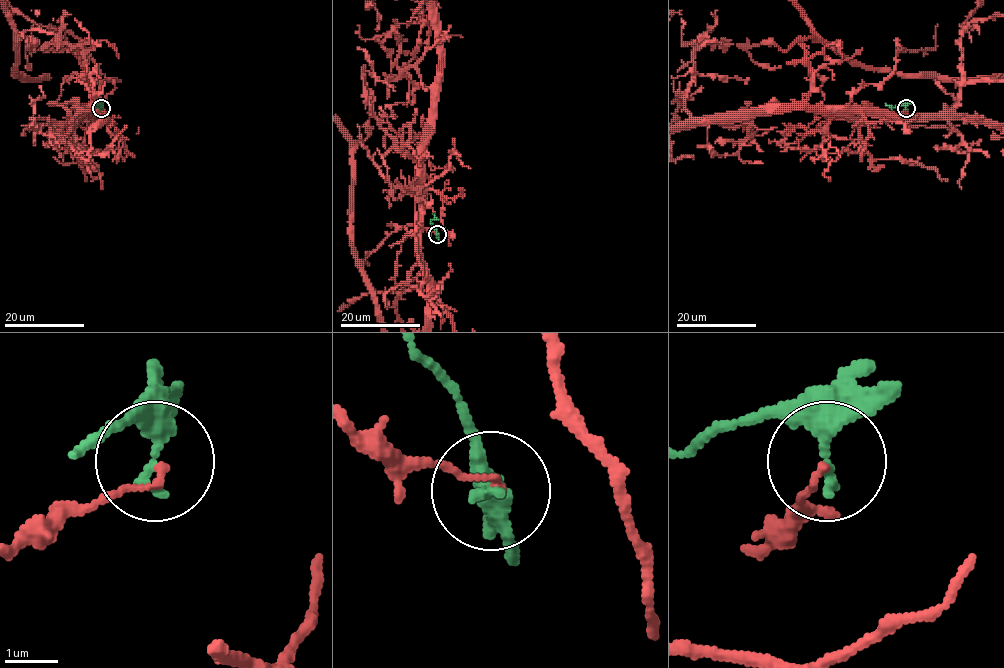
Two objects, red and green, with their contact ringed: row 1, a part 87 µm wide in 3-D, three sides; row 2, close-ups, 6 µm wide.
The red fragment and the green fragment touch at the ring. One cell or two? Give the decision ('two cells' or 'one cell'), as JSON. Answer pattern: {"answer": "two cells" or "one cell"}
{"answer": "two cells"}

